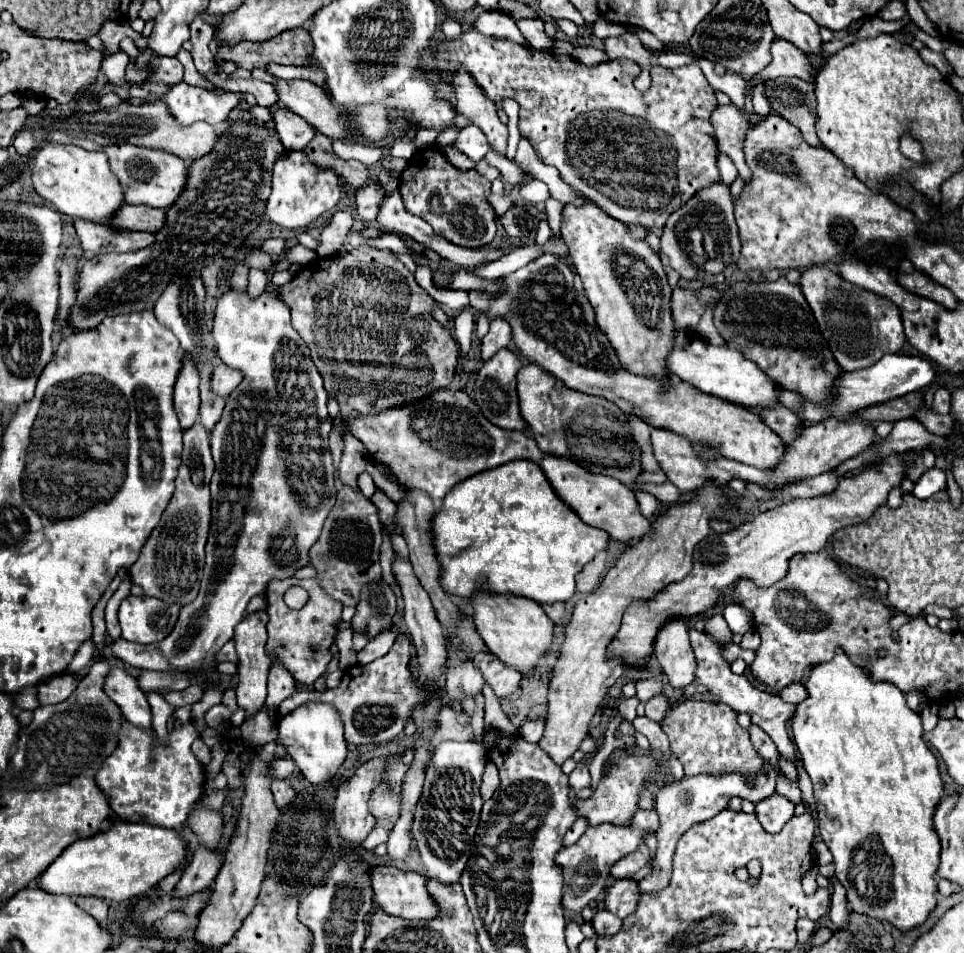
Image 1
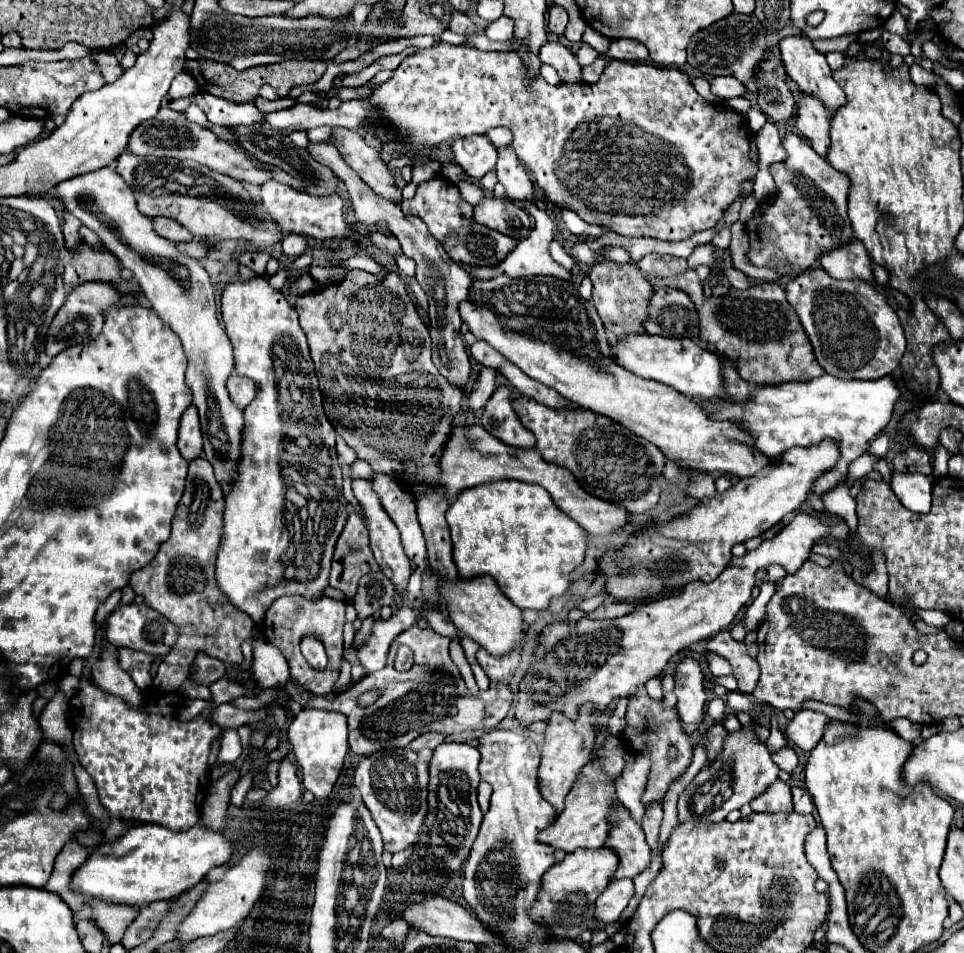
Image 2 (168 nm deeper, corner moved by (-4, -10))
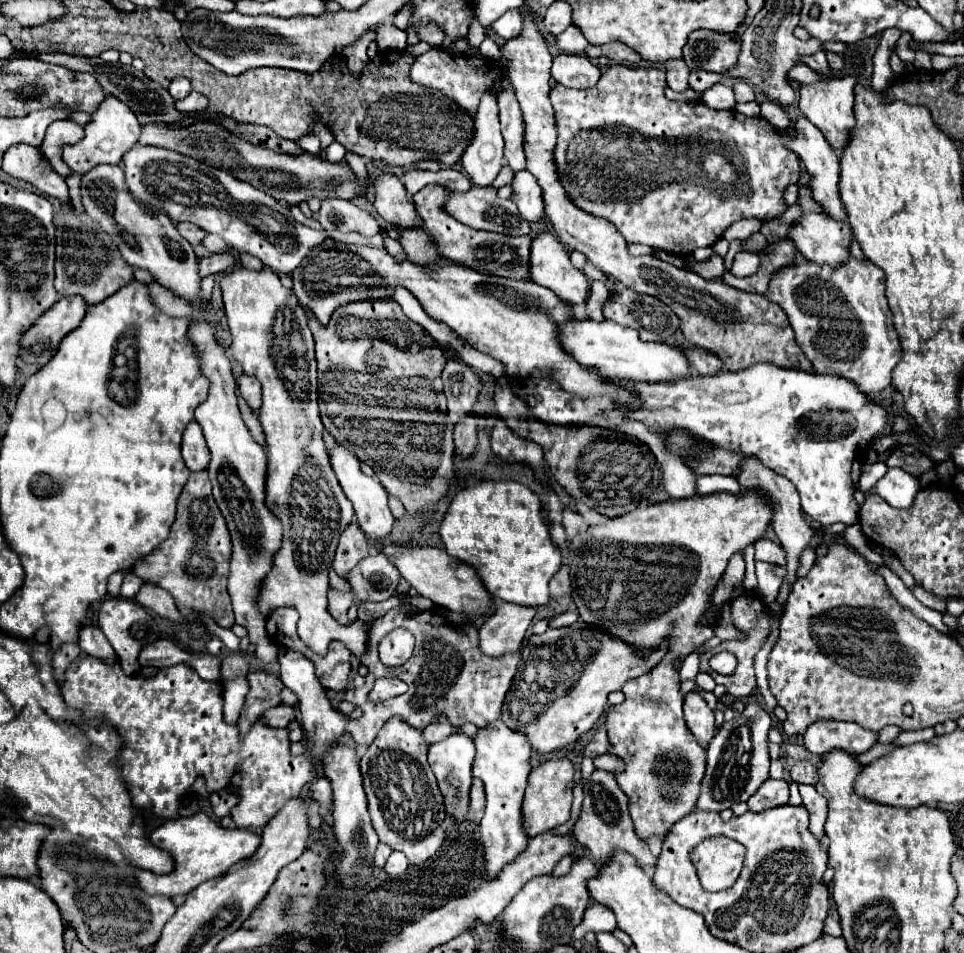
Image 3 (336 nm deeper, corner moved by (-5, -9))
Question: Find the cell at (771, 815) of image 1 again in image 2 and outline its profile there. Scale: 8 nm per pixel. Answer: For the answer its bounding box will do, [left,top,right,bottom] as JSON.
[750,781,792,813]

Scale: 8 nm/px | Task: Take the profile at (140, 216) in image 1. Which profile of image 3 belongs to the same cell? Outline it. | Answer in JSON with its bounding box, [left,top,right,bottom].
[177,222,205,246]

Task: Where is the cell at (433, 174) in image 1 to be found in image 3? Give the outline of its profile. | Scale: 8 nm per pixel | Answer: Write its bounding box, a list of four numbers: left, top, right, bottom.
[413,184,531,280]

